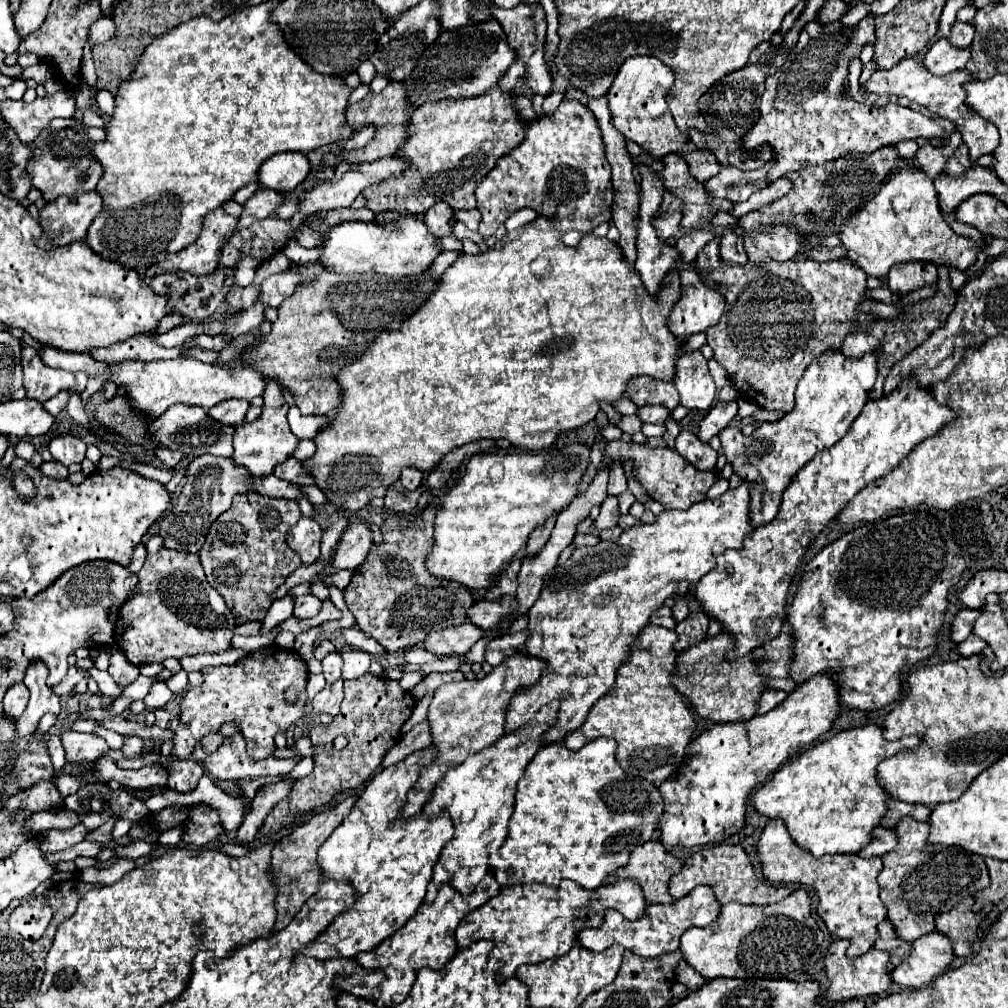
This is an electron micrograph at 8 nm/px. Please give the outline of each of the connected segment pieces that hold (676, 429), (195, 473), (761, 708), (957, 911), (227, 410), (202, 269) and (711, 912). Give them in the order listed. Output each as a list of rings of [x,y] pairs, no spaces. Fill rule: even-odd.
[[[670,415],[669,419],[665,422],[667,431],[665,434],[668,434],[668,440],[665,440],[669,448],[674,449],[675,439],[678,434],[681,432],[682,427],[679,425],[678,421],[675,421]]]
[[[212,454],[194,458],[188,464],[186,484],[180,490],[176,506],[168,508],[166,516],[162,516],[160,520],[158,536],[162,536],[164,548],[198,554],[212,522],[230,508],[234,494],[248,492],[248,486],[252,486],[250,480],[252,480],[252,474],[248,474],[248,470],[244,470],[242,466],[236,466],[230,458],[220,458]]]
[[[762,690],[762,698],[760,698],[760,702],[758,702],[758,714],[766,714],[766,712],[770,712],[772,708],[776,708],[788,694],[784,692],[784,690]]]
[[[972,898],[964,900],[950,912],[936,916],[936,930],[950,938],[954,946],[954,956],[972,954],[972,944],[978,940],[982,918],[972,912],[972,902]]]
[[[228,400],[228,402],[220,402],[216,406],[212,406],[208,410],[208,416],[220,424],[226,426],[238,426],[244,424],[244,416],[250,408],[250,402],[244,400]]]
[[[222,208],[212,210],[210,214],[204,216],[200,238],[188,248],[176,254],[168,254],[164,262],[148,268],[148,274],[156,276],[156,274],[168,274],[176,270],[184,270],[194,276],[212,274],[218,266],[220,250],[236,230],[236,222],[238,220],[234,216],[228,216]]]
[[[698,886],[696,890],[692,890],[688,896],[672,902],[672,904],[652,904],[648,906],[648,910],[644,910],[644,914],[636,920],[626,920],[624,916],[616,914],[614,910],[606,910],[604,912],[604,922],[598,928],[584,928],[578,938],[576,944],[580,944],[586,950],[592,952],[602,952],[612,944],[622,944],[626,950],[634,952],[636,956],[642,958],[654,958],[654,956],[662,956],[668,952],[674,952],[680,944],[680,936],[690,928],[690,926],[708,926],[714,922],[714,918],[720,914],[720,904],[716,902],[712,890],[708,890],[708,886]]]

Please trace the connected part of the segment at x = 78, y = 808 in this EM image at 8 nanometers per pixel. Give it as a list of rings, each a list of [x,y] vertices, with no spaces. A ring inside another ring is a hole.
[[[104,782],[80,786],[76,794],[66,796],[64,804],[90,832],[102,826],[110,816],[120,816],[130,822],[140,822],[148,816],[148,808],[142,800],[124,790],[112,790]]]

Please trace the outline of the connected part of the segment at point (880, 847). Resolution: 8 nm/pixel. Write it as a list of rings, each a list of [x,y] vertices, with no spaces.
[[[874,828],[870,832],[870,844],[864,846],[858,856],[862,858],[870,858],[870,856],[882,856],[886,854],[888,850],[892,850],[896,846],[896,836],[892,834],[890,828]]]

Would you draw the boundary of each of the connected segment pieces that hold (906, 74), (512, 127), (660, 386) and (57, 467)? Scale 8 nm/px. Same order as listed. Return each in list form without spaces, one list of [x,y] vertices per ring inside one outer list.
[[[906,58],[906,60],[900,60],[896,66],[892,66],[890,70],[876,70],[864,82],[864,90],[870,94],[906,96],[910,102],[916,102],[918,106],[928,108],[936,116],[950,120],[954,124],[956,132],[962,134],[962,142],[968,146],[970,162],[976,162],[976,158],[980,158],[984,154],[992,154],[992,150],[996,148],[996,142],[998,142],[998,134],[990,122],[984,122],[984,118],[976,118],[976,114],[972,114],[972,110],[966,110],[962,84],[968,80],[974,80],[972,74],[968,74],[968,70],[956,70],[948,76],[934,76],[934,74],[928,74],[928,70],[924,70],[924,66],[920,62]]]
[[[492,88],[492,94],[484,94],[484,98],[474,98],[472,102],[430,102],[418,106],[406,124],[408,136],[398,148],[398,156],[408,160],[410,166],[402,174],[366,188],[362,192],[366,198],[366,208],[370,208],[374,214],[400,212],[402,216],[424,214],[438,200],[446,202],[450,208],[476,208],[476,184],[496,166],[498,158],[506,156],[512,148],[516,148],[522,142],[524,126],[526,124],[518,118],[510,94],[504,94],[498,88]]]
[[[632,378],[626,384],[626,392],[636,406],[644,404],[660,404],[668,408],[670,413],[678,406],[678,390],[674,382],[654,380],[654,378]]]
[[[44,462],[40,466],[40,470],[46,474],[46,476],[52,476],[52,478],[68,478],[68,468],[62,466],[60,462]]]

